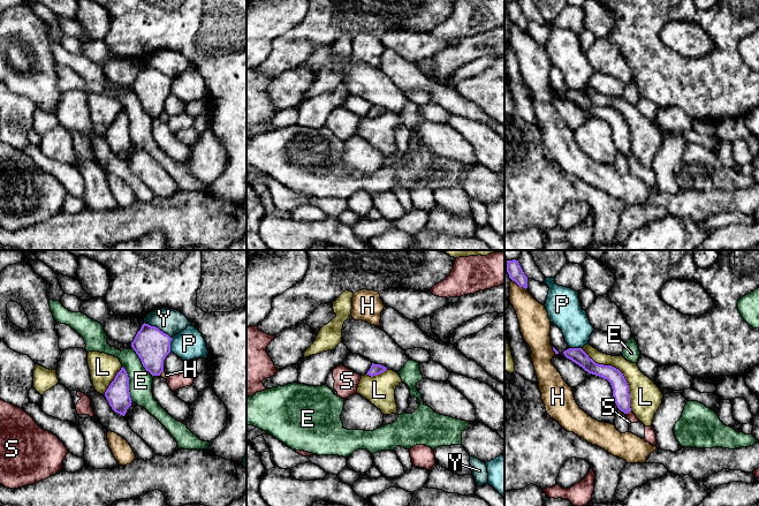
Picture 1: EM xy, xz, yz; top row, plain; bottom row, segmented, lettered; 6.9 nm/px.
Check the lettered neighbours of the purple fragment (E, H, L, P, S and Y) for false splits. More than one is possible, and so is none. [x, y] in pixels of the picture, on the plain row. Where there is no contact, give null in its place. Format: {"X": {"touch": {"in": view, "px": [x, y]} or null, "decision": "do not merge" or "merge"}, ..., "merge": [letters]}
{"E": {"touch": {"in": "xy", "px": [128, 126]}, "decision": "do not merge"}, "H": {"touch": {"in": "yz", "px": [518, 27]}, "decision": "do not merge"}, "L": {"touch": {"in": "yz", "px": [620, 113]}, "decision": "do not merge"}, "P": {"touch": {"in": "xy", "px": [169, 87]}, "decision": "do not merge"}, "S": {"touch": {"in": "yz", "px": [628, 153]}, "decision": "merge"}, "Y": {"touch": {"in": "xy", "px": [157, 69]}, "decision": "do not merge"}, "merge": ["S"]}

